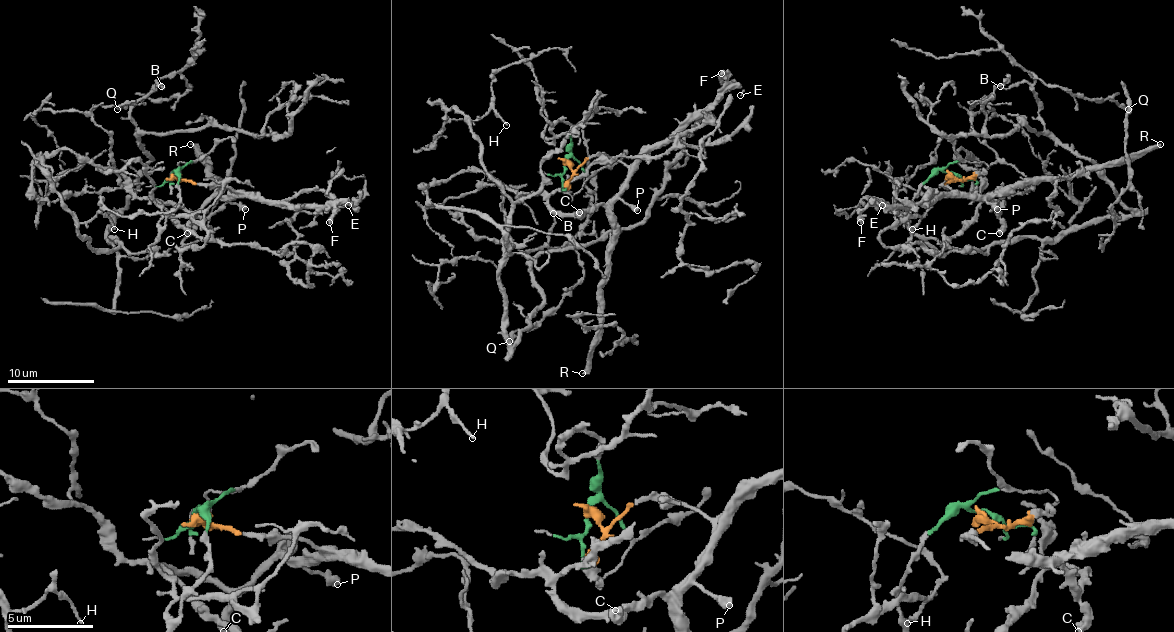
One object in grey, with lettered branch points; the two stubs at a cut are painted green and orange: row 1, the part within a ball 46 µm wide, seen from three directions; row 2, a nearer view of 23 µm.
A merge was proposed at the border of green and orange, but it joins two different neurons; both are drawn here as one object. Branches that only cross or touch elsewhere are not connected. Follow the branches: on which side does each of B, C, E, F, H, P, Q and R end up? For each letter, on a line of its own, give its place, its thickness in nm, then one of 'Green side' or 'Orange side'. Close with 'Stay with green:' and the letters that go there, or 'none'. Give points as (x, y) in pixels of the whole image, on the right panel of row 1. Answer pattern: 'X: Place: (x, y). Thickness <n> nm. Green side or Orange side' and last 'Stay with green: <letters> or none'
B: Place: (1000, 86). Thickness 180 nm. Green side
C: Place: (999, 233). Thickness 440 nm. Orange side
E: Place: (882, 205). Thickness 140 nm. Orange side
F: Place: (860, 222). Thickness 280 nm. Orange side
H: Place: (912, 229). Thickness 140 nm. Green side
P: Place: (997, 209). Thickness 480 nm. Orange side
Q: Place: (1128, 109). Thickness 380 nm. Green side
R: Place: (1160, 144). Thickness 380 nm. Orange side
Stay with green: B, H, Q

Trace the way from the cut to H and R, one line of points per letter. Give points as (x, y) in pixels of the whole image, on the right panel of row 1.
H: (949, 173), (914, 199), (912, 227), (921, 216), (879, 240), (989, 249), (925, 238), (897, 212), (912, 229)
R: (949, 173), (956, 179), (943, 184), (956, 194), (1008, 194), (1028, 184), (1119, 166), (1161, 144)

